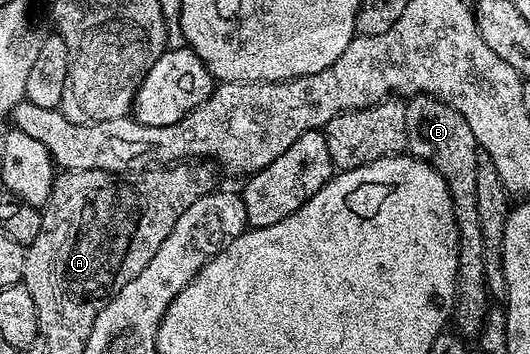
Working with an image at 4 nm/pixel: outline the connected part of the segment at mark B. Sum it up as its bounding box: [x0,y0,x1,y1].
[406,95,489,337]

